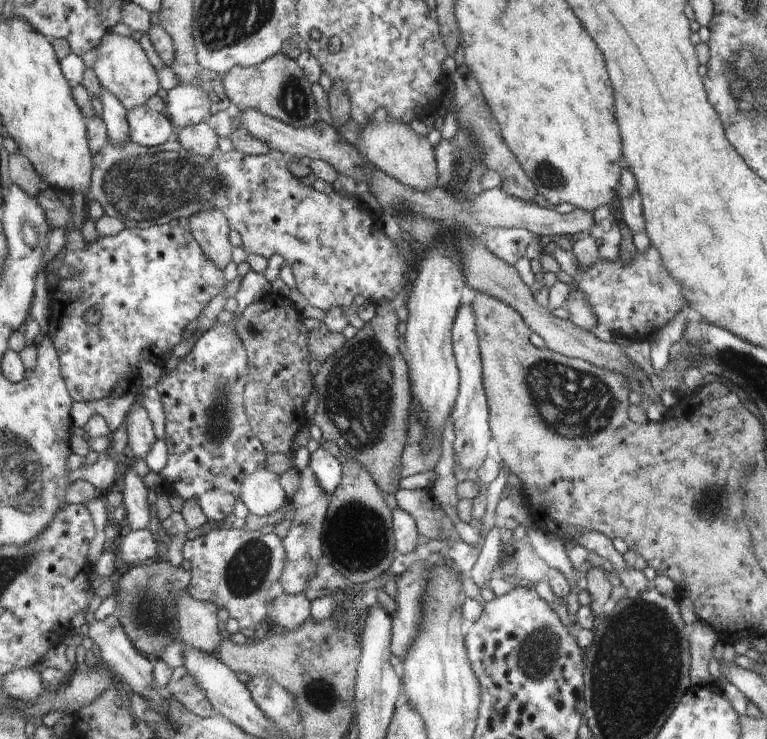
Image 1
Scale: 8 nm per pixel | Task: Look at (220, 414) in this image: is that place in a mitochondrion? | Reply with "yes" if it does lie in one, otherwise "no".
yes

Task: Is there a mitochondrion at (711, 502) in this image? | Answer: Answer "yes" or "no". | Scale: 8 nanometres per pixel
yes

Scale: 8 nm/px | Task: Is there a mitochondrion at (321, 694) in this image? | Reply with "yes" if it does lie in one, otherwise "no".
yes

